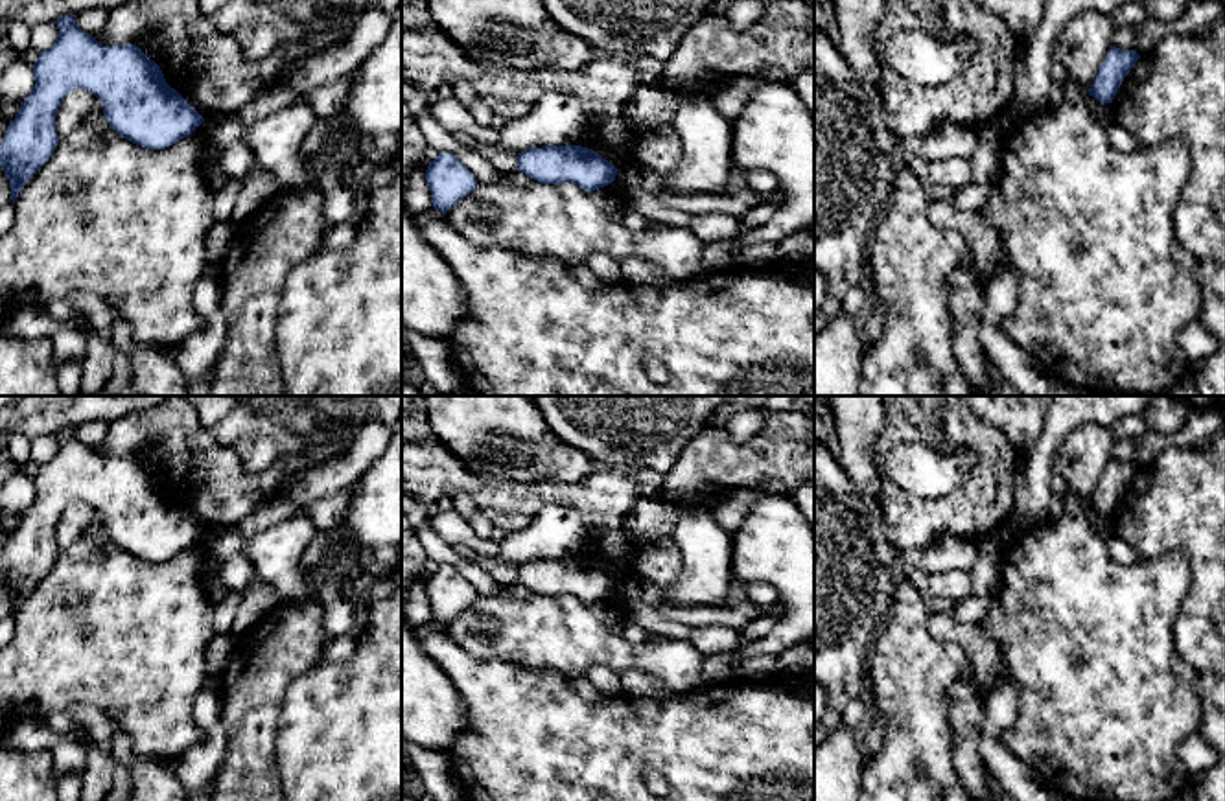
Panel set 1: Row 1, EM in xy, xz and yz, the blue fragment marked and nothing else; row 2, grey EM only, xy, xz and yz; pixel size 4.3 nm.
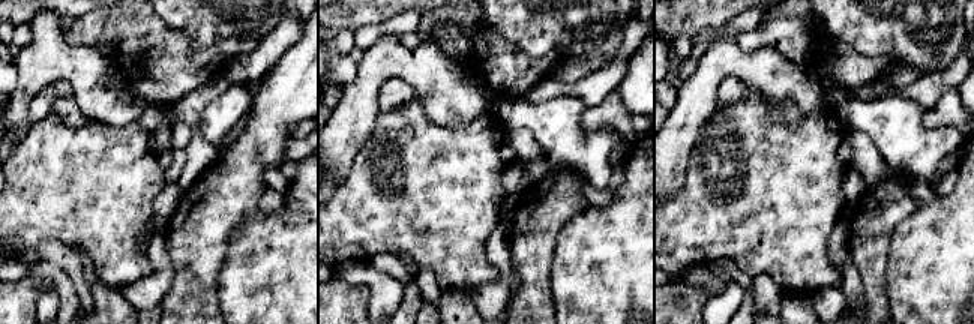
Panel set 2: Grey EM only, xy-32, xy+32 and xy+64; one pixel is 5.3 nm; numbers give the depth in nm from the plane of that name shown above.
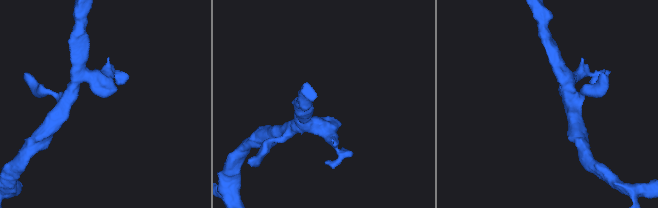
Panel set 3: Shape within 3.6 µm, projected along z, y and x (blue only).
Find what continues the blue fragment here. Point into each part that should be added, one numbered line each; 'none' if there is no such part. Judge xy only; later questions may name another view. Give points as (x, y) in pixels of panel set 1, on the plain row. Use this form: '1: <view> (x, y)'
none

